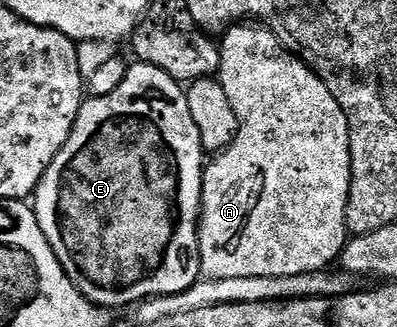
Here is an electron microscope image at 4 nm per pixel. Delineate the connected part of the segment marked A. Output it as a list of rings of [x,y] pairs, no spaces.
[[[241,22],[230,27],[220,37],[221,71],[219,79],[227,98],[231,102],[231,110],[235,110],[237,133],[235,138],[222,152],[216,153],[213,160],[204,165],[201,177],[201,223],[197,230],[199,250],[201,251],[201,276],[206,280],[219,278],[283,278],[295,274],[320,272],[328,269],[329,264],[338,259],[350,235],[349,227],[345,225],[347,218],[347,198],[349,197],[349,127],[347,114],[335,102],[331,90],[317,75],[308,68],[302,60],[297,59],[286,50],[275,38],[275,34],[264,26],[254,26],[249,22]]]

